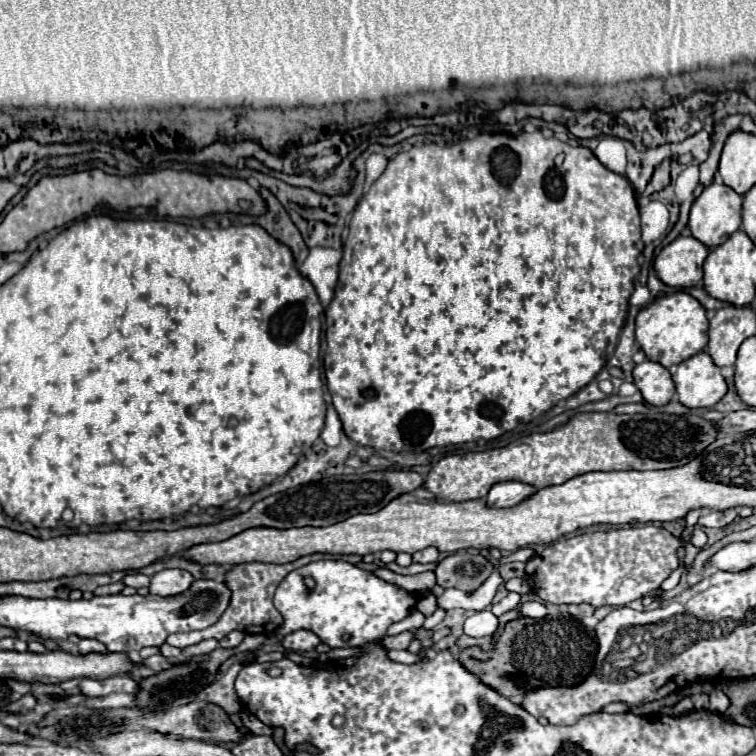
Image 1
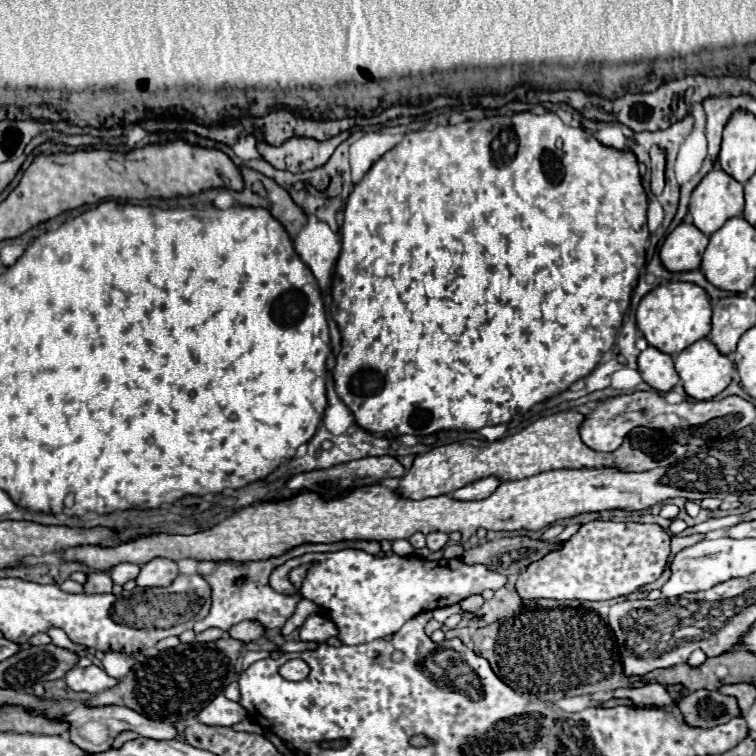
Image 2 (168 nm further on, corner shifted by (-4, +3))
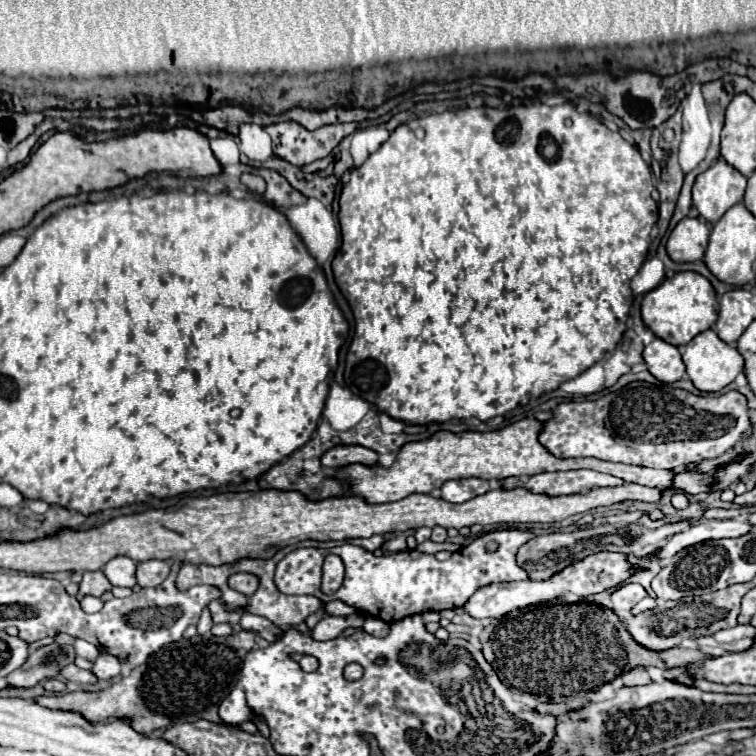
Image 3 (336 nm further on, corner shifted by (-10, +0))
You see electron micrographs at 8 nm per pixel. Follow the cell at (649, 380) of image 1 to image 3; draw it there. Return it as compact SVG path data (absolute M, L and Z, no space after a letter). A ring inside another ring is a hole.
M658 337L644 347L644 361L648 371L662 383L674 383L686 373L678 347Z

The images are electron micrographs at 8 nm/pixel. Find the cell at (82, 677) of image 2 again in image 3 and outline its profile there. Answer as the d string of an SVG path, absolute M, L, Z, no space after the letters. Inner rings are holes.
M74 663L62 667L62 675L60 675L60 677L62 677L62 679L68 679L68 681L78 681L78 683L94 683L94 681L96 681L96 677L94 677L90 671L80 669L80 667L76 667Z

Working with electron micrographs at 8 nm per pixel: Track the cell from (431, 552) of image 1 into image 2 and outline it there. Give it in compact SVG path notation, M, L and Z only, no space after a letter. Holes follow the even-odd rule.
M432 532L426 536L426 546L430 552L442 550L446 546L446 542L448 542L448 534L444 534L444 532Z

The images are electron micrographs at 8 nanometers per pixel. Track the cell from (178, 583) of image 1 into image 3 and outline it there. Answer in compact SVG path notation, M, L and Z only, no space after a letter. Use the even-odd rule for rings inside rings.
M142 561L136 565L136 581L140 587L156 587L160 585L170 573L170 567L166 561Z

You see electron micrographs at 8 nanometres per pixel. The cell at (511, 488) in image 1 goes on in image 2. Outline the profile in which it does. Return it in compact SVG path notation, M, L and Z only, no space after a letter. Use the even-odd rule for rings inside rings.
M488 476L488 478L482 478L482 480L476 480L460 490L456 490L452 496L458 498L458 500L484 500L488 498L492 492L496 492L496 488L504 484L502 480L496 480L496 476Z

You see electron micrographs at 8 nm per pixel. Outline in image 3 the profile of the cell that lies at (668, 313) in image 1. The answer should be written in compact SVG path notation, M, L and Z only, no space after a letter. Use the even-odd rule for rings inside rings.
M680 271L664 279L656 289L648 291L642 299L642 319L656 337L682 347L698 333L710 329L718 319L718 297L710 281L694 271Z

